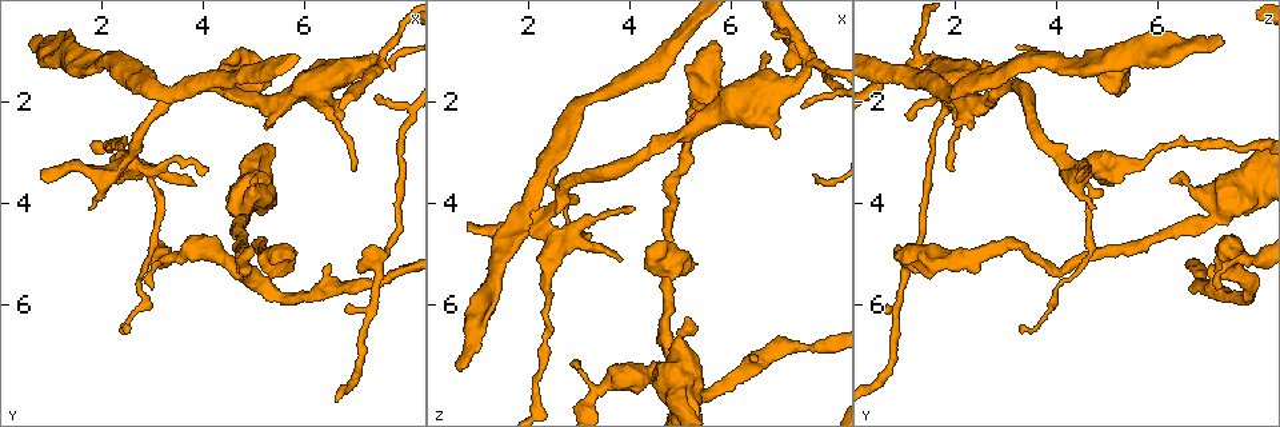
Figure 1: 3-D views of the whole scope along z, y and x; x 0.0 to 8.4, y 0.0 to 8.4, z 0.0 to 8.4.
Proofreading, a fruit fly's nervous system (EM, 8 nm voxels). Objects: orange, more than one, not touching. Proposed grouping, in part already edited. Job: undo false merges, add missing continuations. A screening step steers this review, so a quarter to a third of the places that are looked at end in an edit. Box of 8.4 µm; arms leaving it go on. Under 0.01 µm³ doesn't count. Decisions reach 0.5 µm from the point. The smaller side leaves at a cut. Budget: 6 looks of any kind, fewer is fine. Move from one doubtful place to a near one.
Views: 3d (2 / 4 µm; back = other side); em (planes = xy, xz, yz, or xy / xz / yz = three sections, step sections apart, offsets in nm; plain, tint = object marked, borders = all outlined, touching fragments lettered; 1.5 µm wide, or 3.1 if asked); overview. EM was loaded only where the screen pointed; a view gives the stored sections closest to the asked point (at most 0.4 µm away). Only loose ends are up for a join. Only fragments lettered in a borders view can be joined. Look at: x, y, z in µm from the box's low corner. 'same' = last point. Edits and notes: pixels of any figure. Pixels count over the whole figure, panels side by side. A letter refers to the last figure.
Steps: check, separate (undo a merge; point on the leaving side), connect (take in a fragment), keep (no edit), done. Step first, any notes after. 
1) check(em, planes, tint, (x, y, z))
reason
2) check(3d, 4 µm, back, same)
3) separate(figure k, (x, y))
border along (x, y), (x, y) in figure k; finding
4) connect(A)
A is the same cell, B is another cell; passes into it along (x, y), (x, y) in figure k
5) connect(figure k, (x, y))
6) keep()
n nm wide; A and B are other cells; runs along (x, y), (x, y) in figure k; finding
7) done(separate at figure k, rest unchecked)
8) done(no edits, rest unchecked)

check(em, planes, tint, (7.60, 5.50, 6.85))
a narrow waist

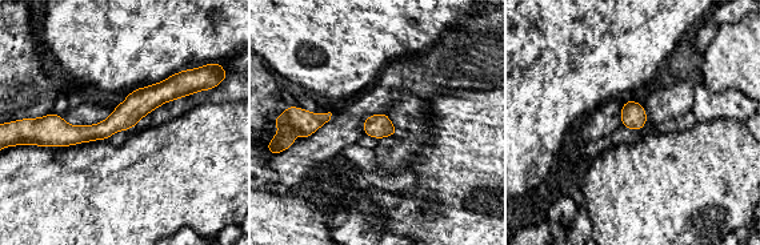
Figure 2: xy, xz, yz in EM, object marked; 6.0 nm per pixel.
check(em, planes, borders, same)

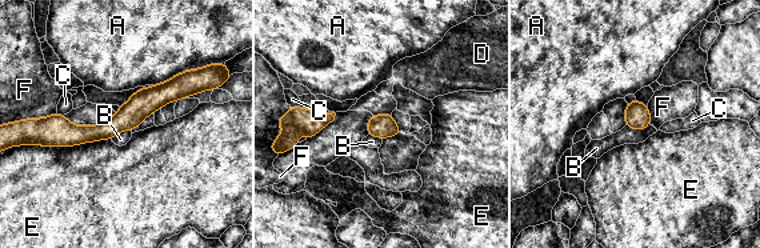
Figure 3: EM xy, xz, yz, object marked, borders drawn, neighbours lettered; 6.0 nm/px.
keep()
E touches over 460 nm; A, B, C, D, E and F are other cells; runs along (199, 87), (103, 132), (46, 124) in figure 3; all the same neuron

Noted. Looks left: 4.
check(em, planes, borders, (2.40, 3.20, 5.60))
sudden change in width

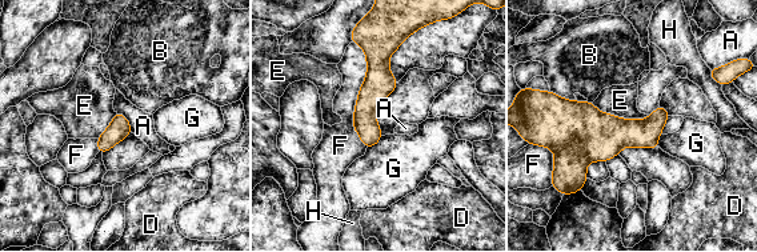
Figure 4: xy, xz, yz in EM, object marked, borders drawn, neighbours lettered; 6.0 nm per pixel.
keep()
130 nm wide; A, B, D, E, F, G and H are other cells; continuous, no second neuron

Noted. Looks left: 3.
check(3d, 2 µm, (7.40, 1.20, 1.30))
three arms meet

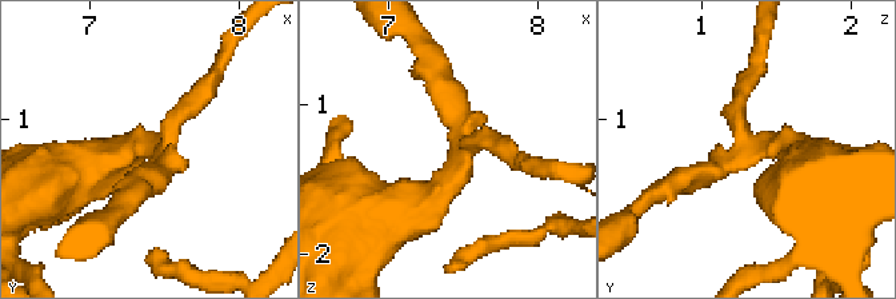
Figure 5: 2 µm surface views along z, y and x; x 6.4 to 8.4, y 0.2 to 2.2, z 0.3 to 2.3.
check(em, planes, plain, (7.46, 1.22, 1.30))

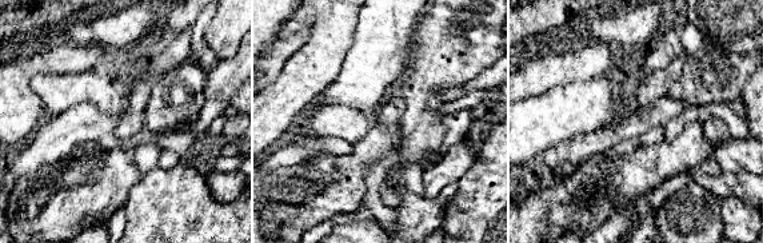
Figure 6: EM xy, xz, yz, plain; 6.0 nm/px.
check(em, planes, borders, same)
what lies round it

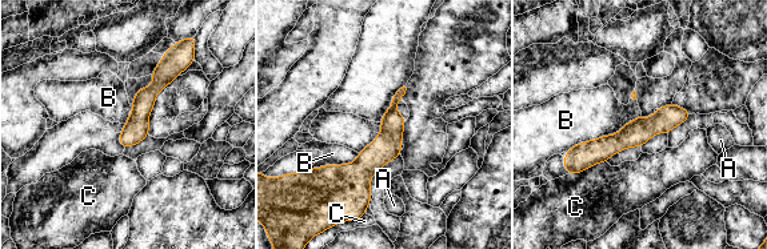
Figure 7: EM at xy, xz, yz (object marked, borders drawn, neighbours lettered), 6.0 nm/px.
keep()
A, B and C are other cells; 3 arms; runs along (686, 113), (590, 152), (572, 168) in figure 7; continuous, no second neuron

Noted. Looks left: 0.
done(no edits, rest unchecked)

